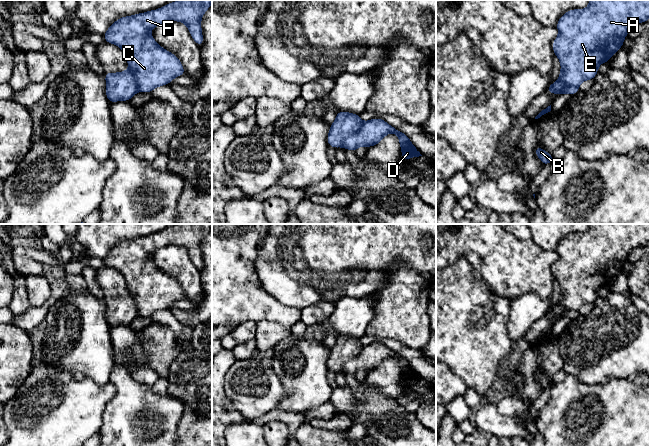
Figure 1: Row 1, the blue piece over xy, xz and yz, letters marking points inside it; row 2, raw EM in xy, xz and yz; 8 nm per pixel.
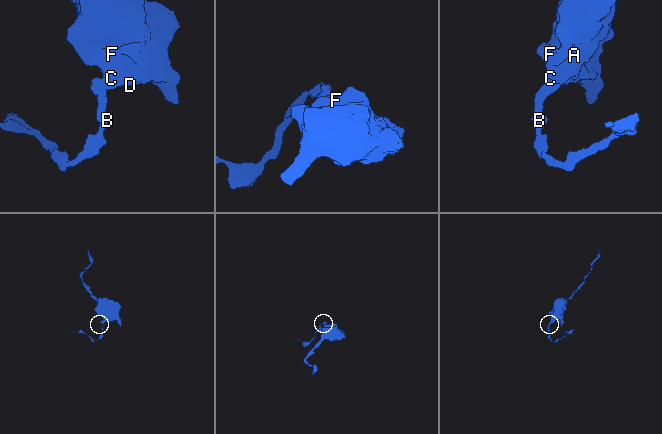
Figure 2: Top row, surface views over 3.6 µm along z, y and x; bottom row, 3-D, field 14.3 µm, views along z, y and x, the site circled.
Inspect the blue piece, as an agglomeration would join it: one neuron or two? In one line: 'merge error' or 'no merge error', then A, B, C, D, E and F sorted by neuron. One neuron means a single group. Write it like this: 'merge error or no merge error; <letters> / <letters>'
merge error; A C D E F / B

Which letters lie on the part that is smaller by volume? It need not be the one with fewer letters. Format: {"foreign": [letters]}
{"foreign": ["B"]}

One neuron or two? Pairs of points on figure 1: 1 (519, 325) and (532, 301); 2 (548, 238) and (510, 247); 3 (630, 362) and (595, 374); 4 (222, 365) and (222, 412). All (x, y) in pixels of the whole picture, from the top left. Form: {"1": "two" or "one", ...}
{"1": "one", "2": "two", "3": "one", "4": "one"}

